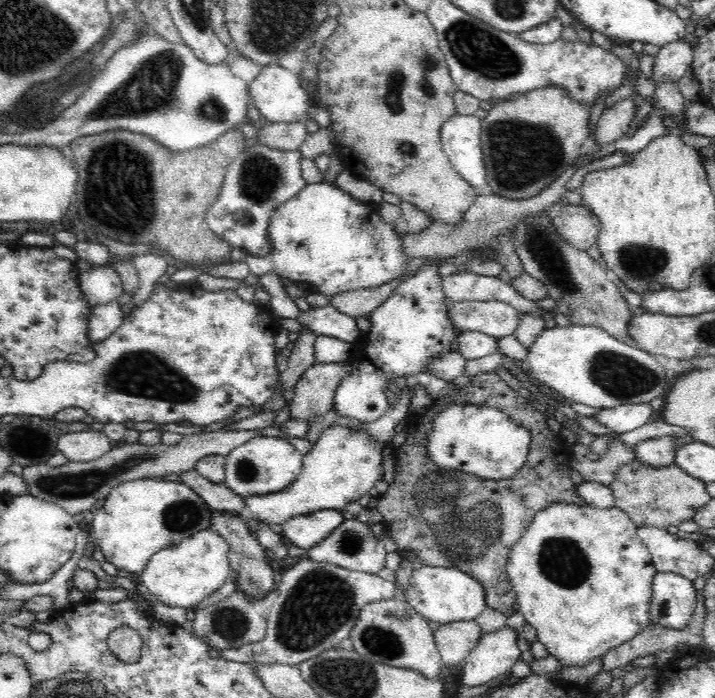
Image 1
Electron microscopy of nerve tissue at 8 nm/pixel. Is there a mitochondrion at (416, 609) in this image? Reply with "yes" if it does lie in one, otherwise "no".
no

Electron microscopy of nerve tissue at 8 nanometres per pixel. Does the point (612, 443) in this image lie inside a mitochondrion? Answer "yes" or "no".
no

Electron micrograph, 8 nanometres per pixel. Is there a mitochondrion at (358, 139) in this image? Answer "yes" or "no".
no

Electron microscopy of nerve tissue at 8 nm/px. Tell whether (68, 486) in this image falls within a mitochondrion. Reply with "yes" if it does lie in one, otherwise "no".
yes

